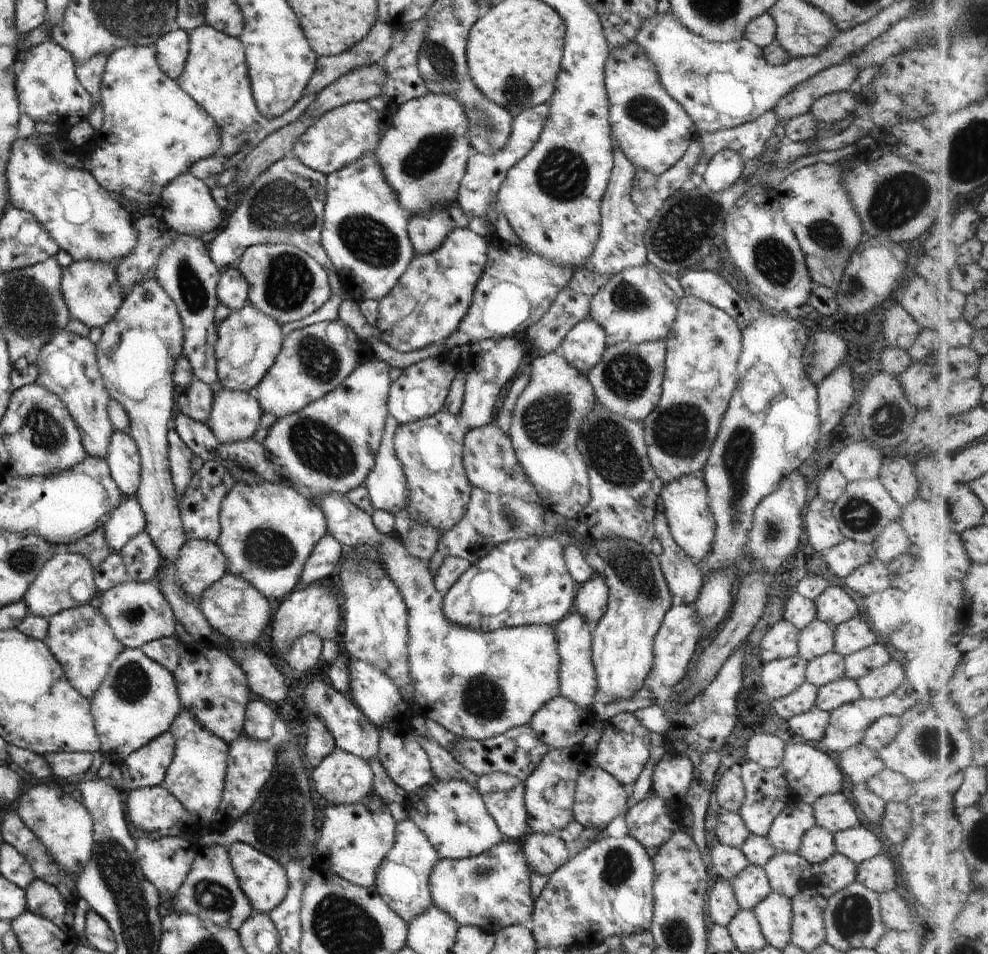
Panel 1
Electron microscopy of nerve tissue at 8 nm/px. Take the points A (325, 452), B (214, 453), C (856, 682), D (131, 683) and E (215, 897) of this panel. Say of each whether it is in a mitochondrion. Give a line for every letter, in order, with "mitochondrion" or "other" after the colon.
A: mitochondrion
B: other
C: other
D: mitochondrion
E: mitochondrion

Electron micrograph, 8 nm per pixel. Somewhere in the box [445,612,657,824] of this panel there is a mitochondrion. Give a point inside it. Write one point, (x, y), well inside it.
(483, 698)

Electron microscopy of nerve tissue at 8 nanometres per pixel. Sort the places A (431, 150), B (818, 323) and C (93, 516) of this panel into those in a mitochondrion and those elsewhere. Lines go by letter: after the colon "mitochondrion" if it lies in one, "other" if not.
A: mitochondrion
B: other
C: other

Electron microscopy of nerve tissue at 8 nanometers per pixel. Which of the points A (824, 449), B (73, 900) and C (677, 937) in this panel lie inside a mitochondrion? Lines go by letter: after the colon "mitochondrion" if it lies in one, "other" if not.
A: other
B: other
C: mitochondrion

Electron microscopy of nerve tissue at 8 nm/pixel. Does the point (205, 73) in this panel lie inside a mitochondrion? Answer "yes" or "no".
no

